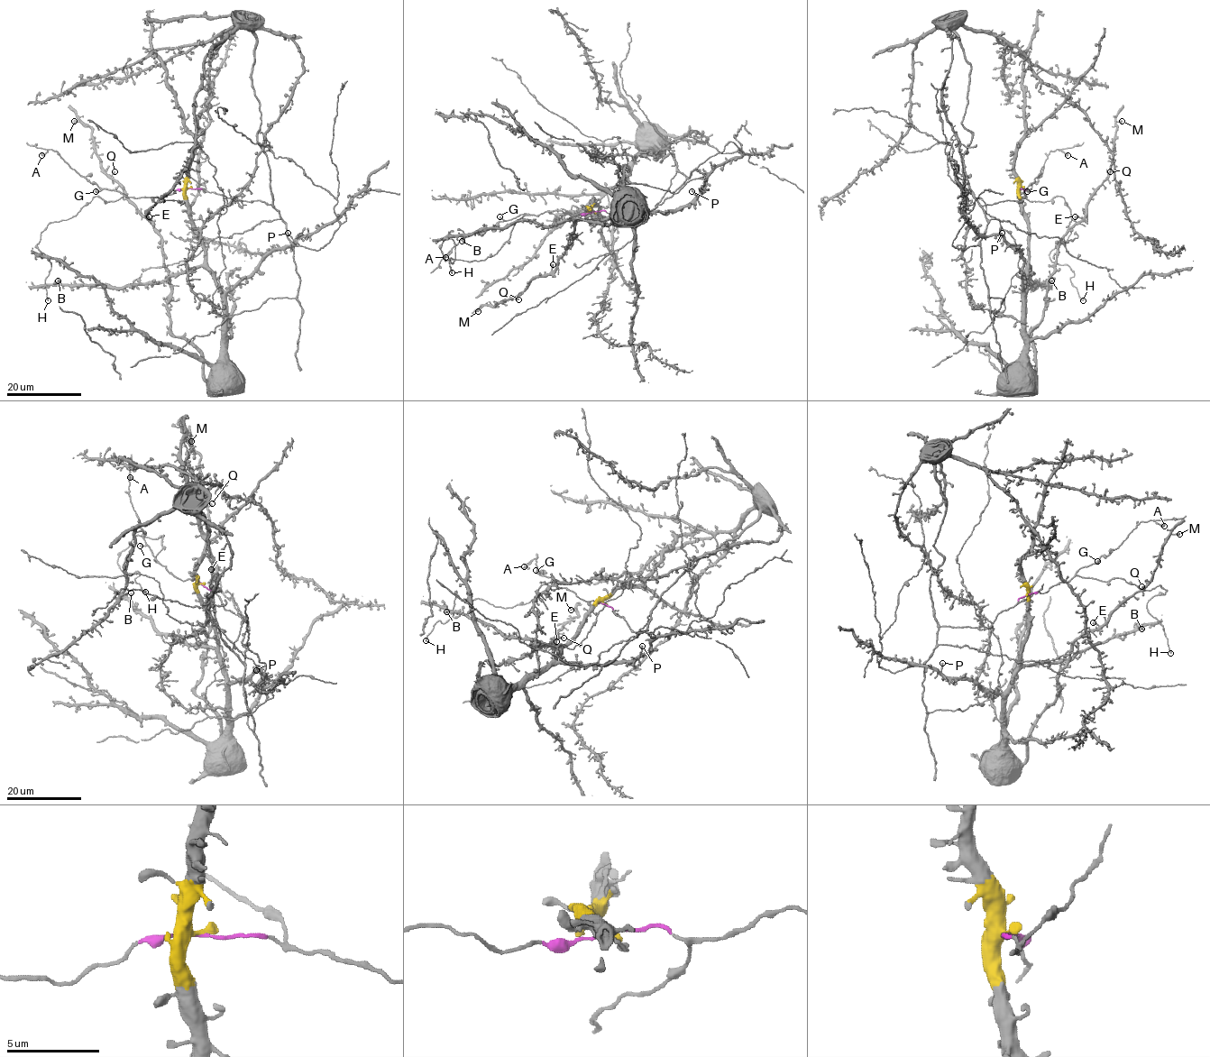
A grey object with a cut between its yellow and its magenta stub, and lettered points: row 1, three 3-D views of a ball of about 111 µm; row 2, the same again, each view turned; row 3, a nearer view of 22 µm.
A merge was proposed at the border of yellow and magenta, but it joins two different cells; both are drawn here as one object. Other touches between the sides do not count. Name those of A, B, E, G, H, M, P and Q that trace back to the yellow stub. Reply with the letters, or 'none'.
B, E, M, P, Q

